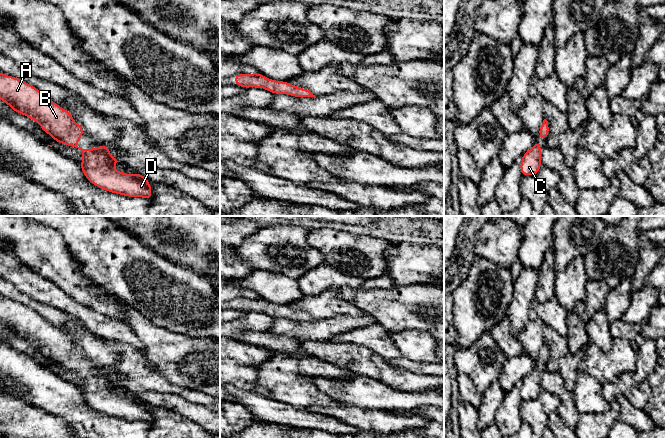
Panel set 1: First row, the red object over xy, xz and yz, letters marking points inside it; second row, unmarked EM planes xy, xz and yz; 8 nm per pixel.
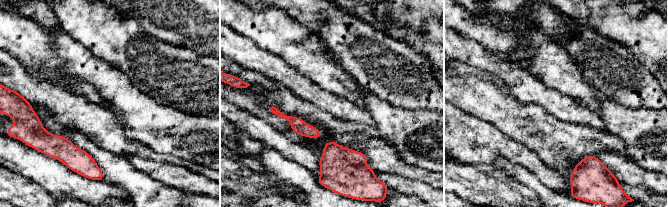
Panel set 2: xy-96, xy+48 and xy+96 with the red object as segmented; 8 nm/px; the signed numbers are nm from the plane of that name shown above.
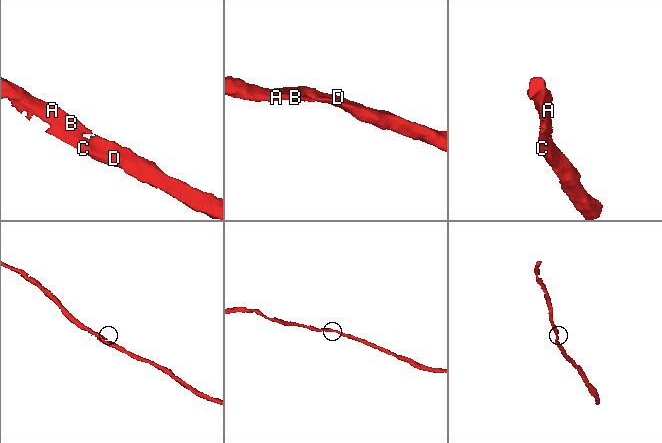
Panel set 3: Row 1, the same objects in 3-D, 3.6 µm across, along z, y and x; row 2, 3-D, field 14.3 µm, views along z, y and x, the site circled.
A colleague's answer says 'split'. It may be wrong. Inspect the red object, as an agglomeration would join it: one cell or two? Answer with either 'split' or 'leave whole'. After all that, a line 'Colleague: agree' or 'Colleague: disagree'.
leave whole
Colleague: disagree

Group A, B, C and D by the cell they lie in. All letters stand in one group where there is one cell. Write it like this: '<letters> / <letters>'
A B C D

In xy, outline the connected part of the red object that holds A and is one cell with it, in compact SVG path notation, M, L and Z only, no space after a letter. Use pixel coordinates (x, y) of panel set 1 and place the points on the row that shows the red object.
M0 72L0 100L8 104L13 111L38 122L42 130L55 139L55 143L60 142L63 145L80 149L84 159L79 165L86 179L95 186L105 191L128 197L142 197L149 200L152 198L150 182L142 174L136 172L134 175L129 175L125 172L119 172L114 168L114 165L120 161L117 161L111 155L110 149L107 146L102 145L87 150L78 147L77 144L80 136L85 134L82 126L74 122L70 111L54 103L34 86Z

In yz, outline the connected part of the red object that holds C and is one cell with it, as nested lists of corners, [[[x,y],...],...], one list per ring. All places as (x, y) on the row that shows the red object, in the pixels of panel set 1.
[[[536,141],[532,148],[522,156],[520,171],[523,176],[535,175],[539,172],[542,165],[541,149],[542,147]]]

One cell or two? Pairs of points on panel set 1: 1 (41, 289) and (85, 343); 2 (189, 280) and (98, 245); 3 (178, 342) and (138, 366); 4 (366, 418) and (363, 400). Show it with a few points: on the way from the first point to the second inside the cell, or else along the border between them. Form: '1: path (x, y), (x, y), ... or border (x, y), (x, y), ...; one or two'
1: border (35, 299), (54, 306), (78, 319); two
2: path (166, 272), (149, 259), (121, 258); one
3: border (139, 350), (145, 361), (163, 376); two
4: border (341, 404), (387, 410); two

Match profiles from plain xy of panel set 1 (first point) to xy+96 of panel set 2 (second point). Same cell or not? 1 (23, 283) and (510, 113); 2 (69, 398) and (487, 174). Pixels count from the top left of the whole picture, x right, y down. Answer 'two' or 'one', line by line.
1: two
2: two

